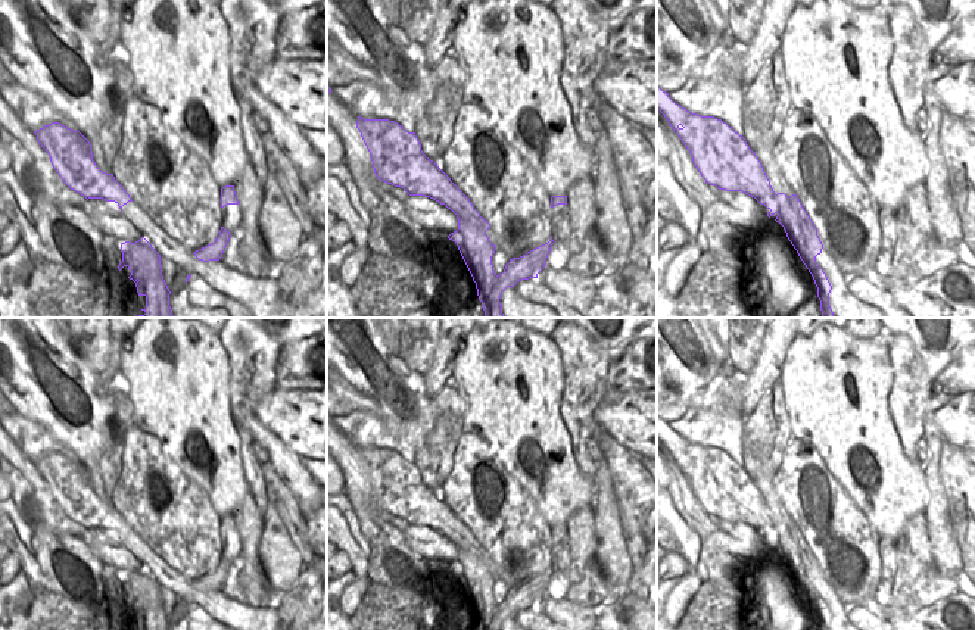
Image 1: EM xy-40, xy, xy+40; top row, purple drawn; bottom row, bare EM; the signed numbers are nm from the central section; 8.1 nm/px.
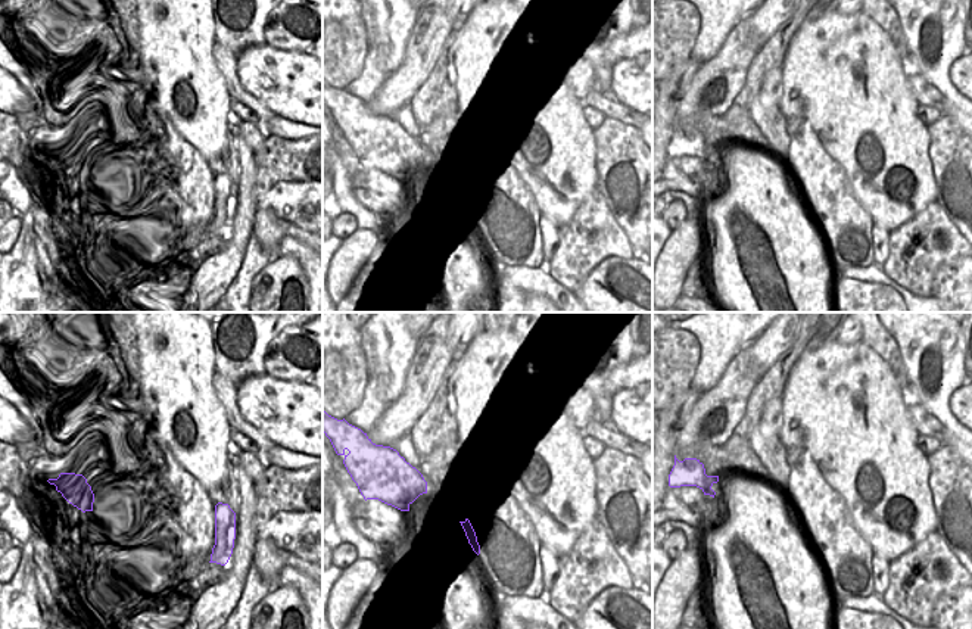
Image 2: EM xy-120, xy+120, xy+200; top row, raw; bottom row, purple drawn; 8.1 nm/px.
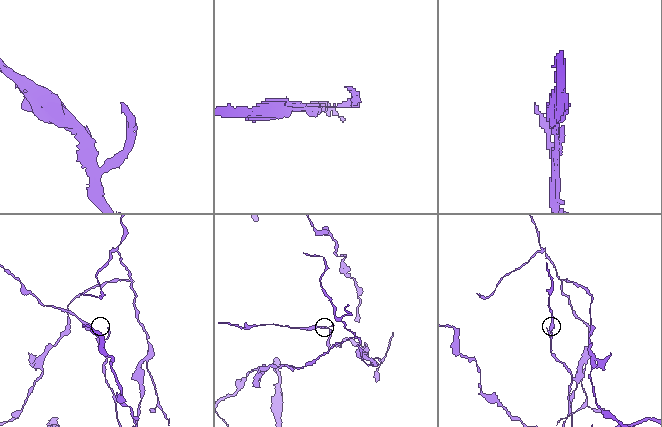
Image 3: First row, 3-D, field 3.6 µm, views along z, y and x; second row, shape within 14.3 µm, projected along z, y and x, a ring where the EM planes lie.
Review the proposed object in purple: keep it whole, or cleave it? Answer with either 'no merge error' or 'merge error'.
merge error

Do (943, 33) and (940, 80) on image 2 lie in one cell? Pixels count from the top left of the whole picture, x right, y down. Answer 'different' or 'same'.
same

